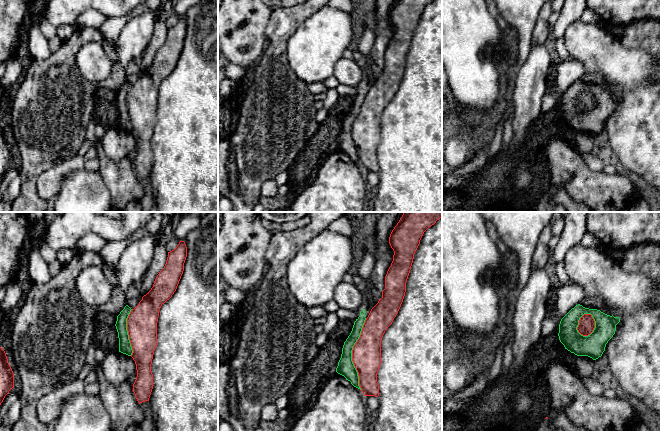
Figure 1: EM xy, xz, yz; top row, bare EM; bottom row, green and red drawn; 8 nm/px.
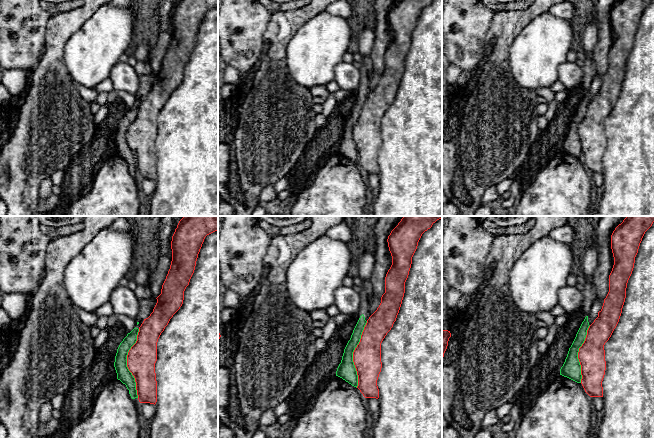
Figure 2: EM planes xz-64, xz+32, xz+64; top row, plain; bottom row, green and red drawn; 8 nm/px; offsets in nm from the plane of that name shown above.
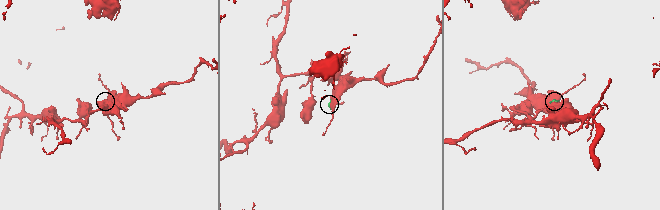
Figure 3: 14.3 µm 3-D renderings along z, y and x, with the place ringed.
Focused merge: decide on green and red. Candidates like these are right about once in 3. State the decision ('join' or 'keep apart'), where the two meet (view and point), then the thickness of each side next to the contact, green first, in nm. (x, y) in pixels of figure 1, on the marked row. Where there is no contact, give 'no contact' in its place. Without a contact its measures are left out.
keep apart; meets green in xz at (351, 354); 140 nm thick on the green side, 240 nm on the other

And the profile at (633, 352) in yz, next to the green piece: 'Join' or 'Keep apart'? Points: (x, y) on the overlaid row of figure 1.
Keep apart

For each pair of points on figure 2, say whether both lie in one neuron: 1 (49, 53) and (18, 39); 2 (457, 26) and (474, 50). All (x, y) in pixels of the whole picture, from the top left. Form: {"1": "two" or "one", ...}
{"1": "two", "2": "one"}

